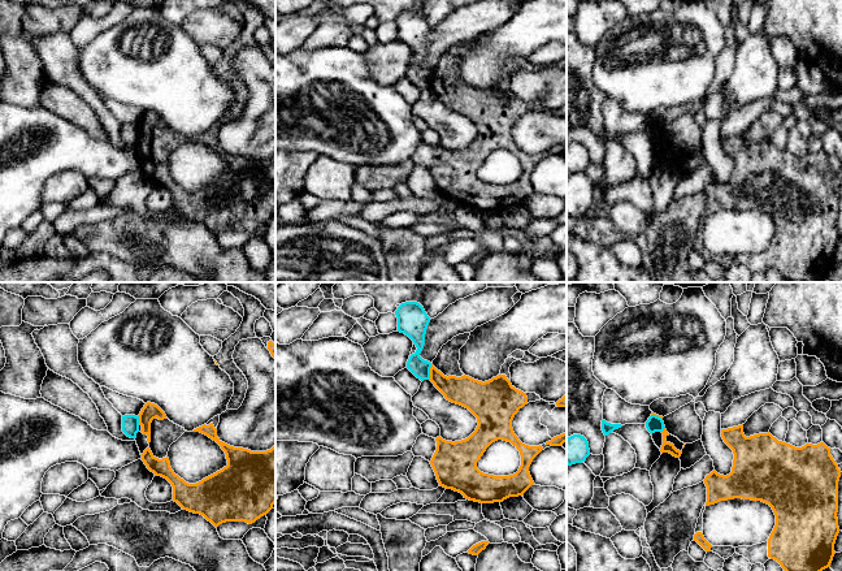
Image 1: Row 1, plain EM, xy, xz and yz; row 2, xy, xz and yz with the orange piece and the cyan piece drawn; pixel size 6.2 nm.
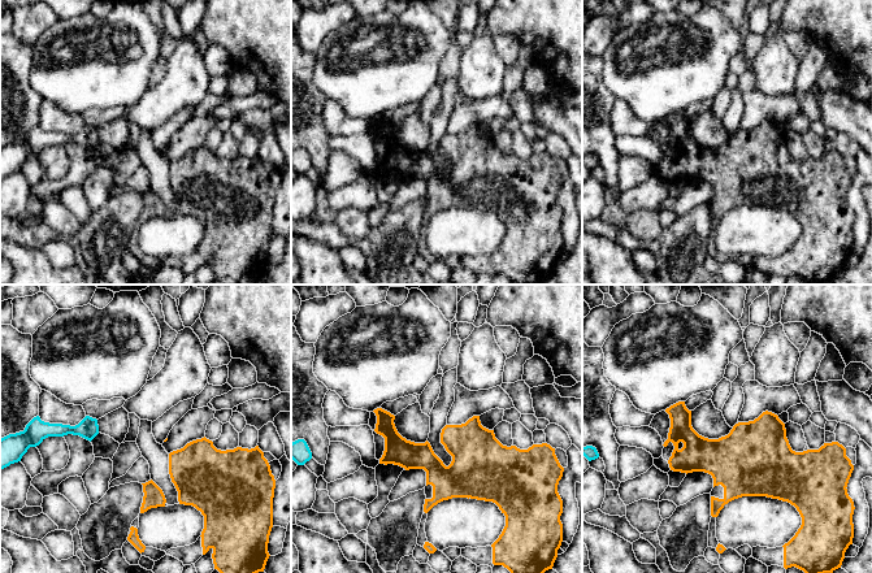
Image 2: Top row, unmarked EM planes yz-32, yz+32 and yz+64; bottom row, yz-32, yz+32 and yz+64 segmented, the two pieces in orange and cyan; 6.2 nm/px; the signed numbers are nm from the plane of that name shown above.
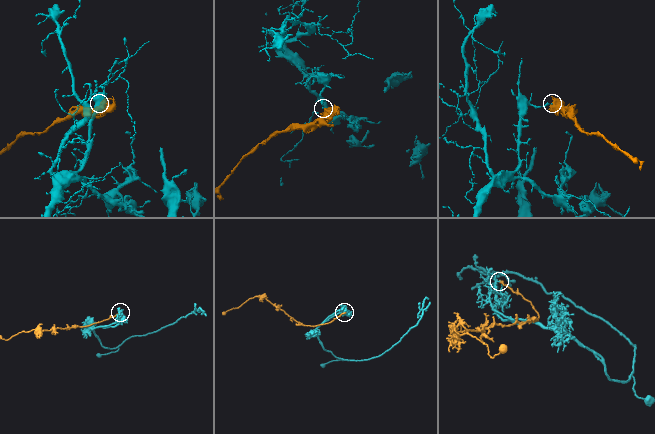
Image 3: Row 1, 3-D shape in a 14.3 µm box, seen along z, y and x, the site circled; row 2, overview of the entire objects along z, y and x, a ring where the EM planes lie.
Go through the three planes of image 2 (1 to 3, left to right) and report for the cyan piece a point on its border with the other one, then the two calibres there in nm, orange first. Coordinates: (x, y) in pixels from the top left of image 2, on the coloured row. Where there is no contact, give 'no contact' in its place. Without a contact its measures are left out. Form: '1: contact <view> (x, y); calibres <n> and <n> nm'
1: no contact
2: no contact
3: no contact

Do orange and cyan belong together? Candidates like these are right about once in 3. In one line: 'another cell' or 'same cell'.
another cell

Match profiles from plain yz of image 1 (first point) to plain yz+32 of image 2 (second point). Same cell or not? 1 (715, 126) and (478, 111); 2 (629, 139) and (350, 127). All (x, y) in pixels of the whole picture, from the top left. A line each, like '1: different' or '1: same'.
1: different
2: different

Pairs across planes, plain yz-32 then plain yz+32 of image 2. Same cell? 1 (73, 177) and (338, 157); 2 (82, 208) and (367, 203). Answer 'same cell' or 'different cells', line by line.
1: different cells
2: same cell

